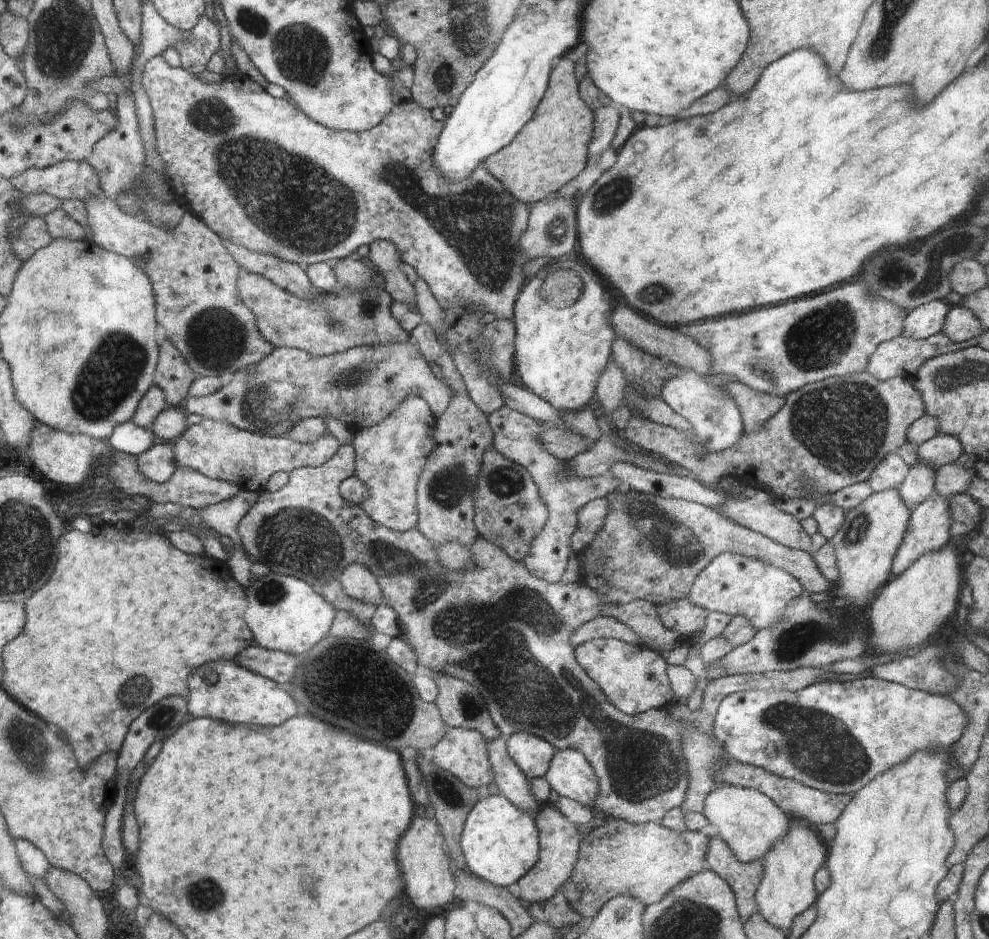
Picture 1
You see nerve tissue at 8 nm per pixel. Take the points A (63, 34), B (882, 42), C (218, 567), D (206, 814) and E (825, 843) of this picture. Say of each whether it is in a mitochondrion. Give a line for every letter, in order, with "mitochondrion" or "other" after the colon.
A: mitochondrion
B: mitochondrion
C: other
D: other
E: other

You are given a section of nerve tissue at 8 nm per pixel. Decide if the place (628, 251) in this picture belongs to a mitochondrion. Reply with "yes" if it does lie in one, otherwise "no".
no

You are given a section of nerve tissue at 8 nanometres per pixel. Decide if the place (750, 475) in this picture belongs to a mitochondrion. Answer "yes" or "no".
no

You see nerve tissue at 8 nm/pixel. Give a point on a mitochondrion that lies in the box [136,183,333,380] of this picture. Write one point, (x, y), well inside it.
(216, 337)

